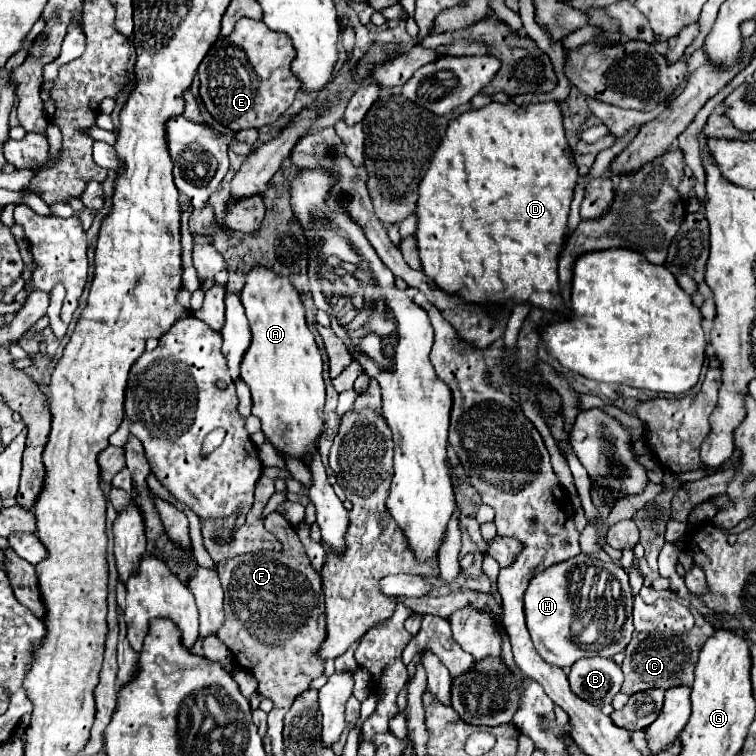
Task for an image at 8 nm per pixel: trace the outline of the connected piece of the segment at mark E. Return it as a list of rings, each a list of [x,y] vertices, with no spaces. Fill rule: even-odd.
[[[241,18],[235,30],[227,38],[219,38],[199,64],[201,100],[209,114],[233,132],[273,124],[301,88],[301,80],[291,70],[293,60],[295,48],[289,36],[269,30],[263,20]]]

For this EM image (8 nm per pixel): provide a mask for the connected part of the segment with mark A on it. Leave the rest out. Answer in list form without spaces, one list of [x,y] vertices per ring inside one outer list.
[[[257,264],[245,274],[241,300],[235,292],[227,292],[225,306],[227,320],[221,330],[221,350],[227,356],[231,378],[239,378],[241,362],[241,378],[251,388],[253,414],[261,420],[263,434],[283,454],[303,458],[315,450],[315,442],[323,430],[325,384],[321,352],[317,348],[315,336],[305,322],[305,306],[301,302],[301,294],[295,290],[287,276],[281,276],[267,266]]]

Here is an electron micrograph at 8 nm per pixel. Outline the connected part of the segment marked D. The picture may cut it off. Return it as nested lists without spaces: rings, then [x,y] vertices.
[[[491,102],[483,108],[471,108],[469,112],[453,118],[447,126],[447,132],[435,150],[435,156],[431,160],[431,166],[427,174],[423,176],[419,184],[419,200],[417,200],[417,248],[419,258],[423,264],[423,272],[437,282],[437,286],[461,294],[467,302],[489,302],[489,304],[501,304],[503,300],[513,298],[515,302],[531,302],[537,308],[545,310],[565,310],[561,296],[559,296],[559,278],[557,278],[557,254],[559,248],[567,236],[567,216],[569,216],[569,204],[573,198],[573,188],[579,180],[577,166],[571,156],[571,146],[565,138],[563,124],[561,124],[561,110],[555,102],[545,104],[529,104],[529,106],[517,106],[513,102],[499,104]]]

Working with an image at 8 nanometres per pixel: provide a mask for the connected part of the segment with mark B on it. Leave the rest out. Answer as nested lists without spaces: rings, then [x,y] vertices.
[[[601,656],[581,658],[577,660],[577,664],[571,666],[569,682],[571,682],[571,690],[579,698],[595,706],[601,706],[601,704],[609,704],[613,696],[619,692],[623,684],[623,672],[609,658],[601,658]]]

